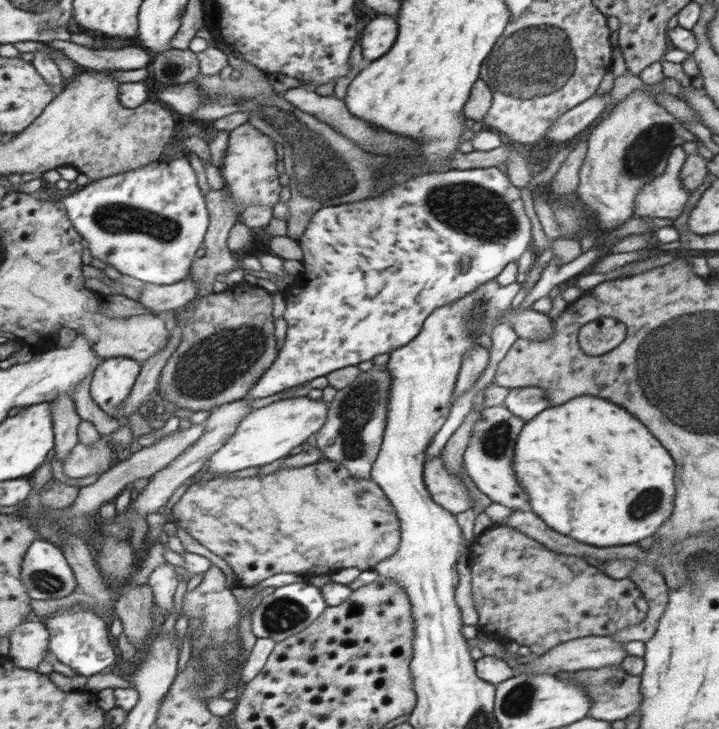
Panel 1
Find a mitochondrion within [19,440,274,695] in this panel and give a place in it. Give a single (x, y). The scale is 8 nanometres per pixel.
(45, 582)

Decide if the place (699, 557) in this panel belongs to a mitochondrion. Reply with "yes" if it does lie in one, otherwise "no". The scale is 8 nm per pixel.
no

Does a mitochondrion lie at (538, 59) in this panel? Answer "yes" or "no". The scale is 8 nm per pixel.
yes

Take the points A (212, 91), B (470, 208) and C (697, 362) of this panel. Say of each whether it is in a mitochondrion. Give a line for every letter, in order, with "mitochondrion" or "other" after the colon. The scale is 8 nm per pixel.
A: mitochondrion
B: mitochondrion
C: mitochondrion

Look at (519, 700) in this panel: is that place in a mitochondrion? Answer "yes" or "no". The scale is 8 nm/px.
yes

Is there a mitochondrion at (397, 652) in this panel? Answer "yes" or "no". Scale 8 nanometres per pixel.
no

